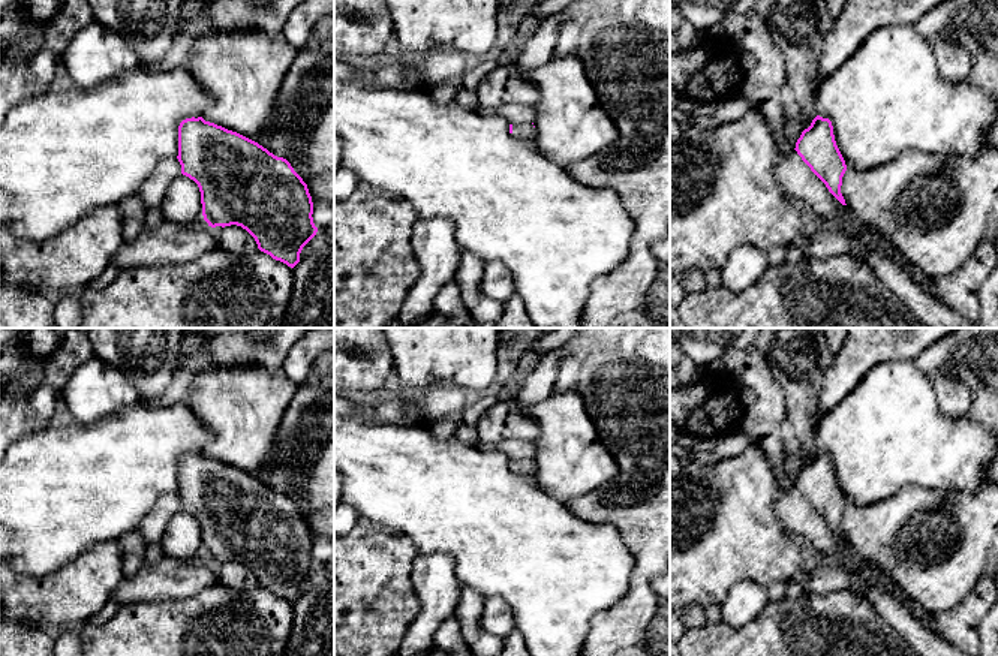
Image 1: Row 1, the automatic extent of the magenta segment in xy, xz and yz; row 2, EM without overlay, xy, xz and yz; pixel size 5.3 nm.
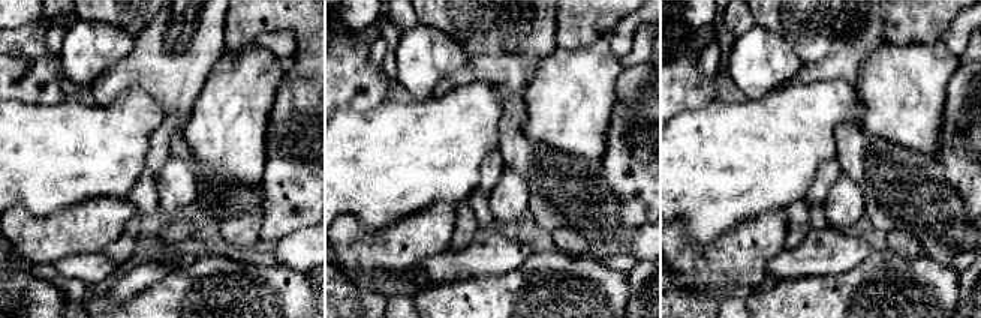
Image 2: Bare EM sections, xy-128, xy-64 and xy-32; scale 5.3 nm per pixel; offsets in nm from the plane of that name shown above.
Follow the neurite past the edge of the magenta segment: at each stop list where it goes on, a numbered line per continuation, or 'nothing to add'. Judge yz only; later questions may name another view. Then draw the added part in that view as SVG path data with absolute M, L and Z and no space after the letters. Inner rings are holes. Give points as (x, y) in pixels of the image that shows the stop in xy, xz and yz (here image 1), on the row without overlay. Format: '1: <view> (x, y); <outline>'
1: yz (799, 357); M761 328L755 346L770 362L773 377L785 392L787 418L800 442L800 454L809 460L815 448L815 415L823 379L835 359L823 328Z

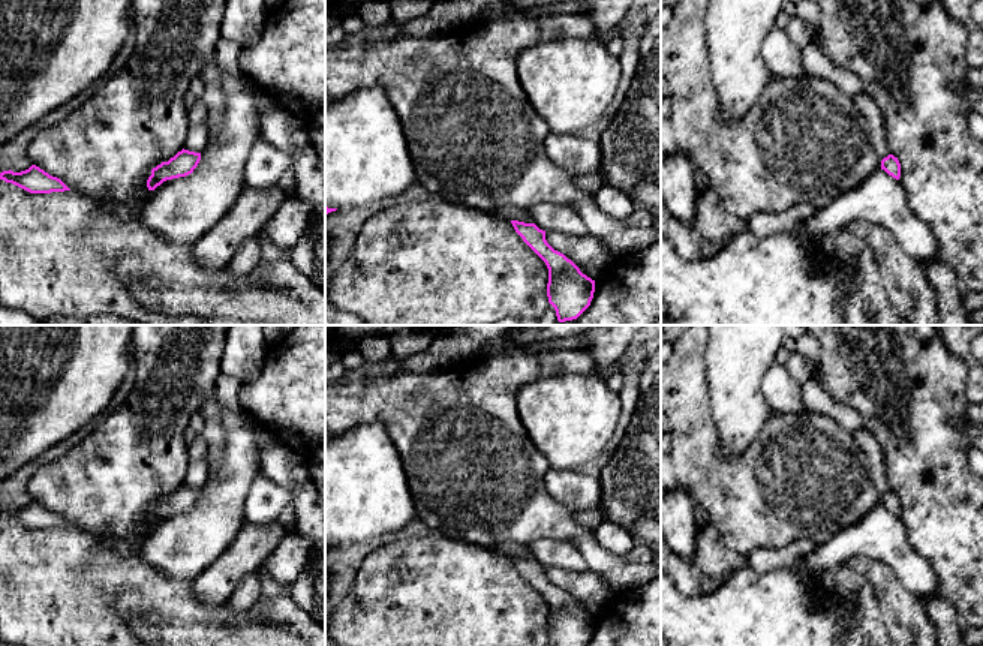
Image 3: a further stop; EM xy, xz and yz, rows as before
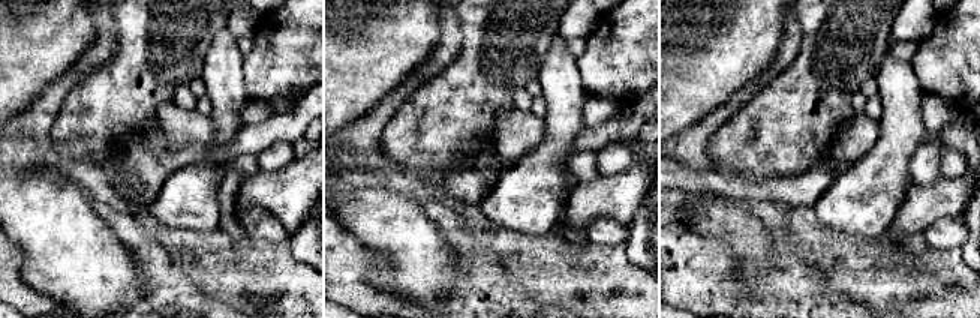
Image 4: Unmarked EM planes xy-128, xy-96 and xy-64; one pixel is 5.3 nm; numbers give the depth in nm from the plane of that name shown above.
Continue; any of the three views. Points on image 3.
nothing to add

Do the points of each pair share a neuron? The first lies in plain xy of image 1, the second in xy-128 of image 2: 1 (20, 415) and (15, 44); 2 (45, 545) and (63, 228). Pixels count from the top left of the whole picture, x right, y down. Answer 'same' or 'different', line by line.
1: same
2: different

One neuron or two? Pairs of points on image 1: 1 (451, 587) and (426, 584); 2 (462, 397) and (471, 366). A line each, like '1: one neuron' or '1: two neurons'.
1: one neuron
2: two neurons

